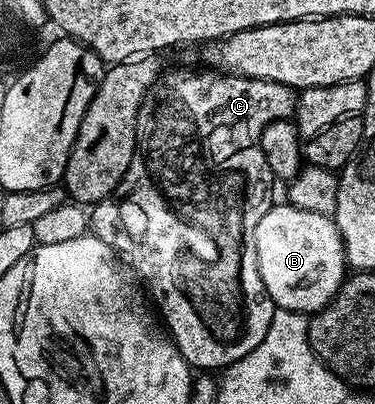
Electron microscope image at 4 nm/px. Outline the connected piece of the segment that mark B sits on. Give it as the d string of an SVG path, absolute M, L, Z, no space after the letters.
M289 201L275 202L268 209L268 213L260 217L260 225L256 225L256 261L260 277L264 281L264 289L268 297L272 297L275 308L283 311L301 311L307 317L324 309L324 305L332 301L342 282L348 278L344 241L333 218L324 213L294 207Z

